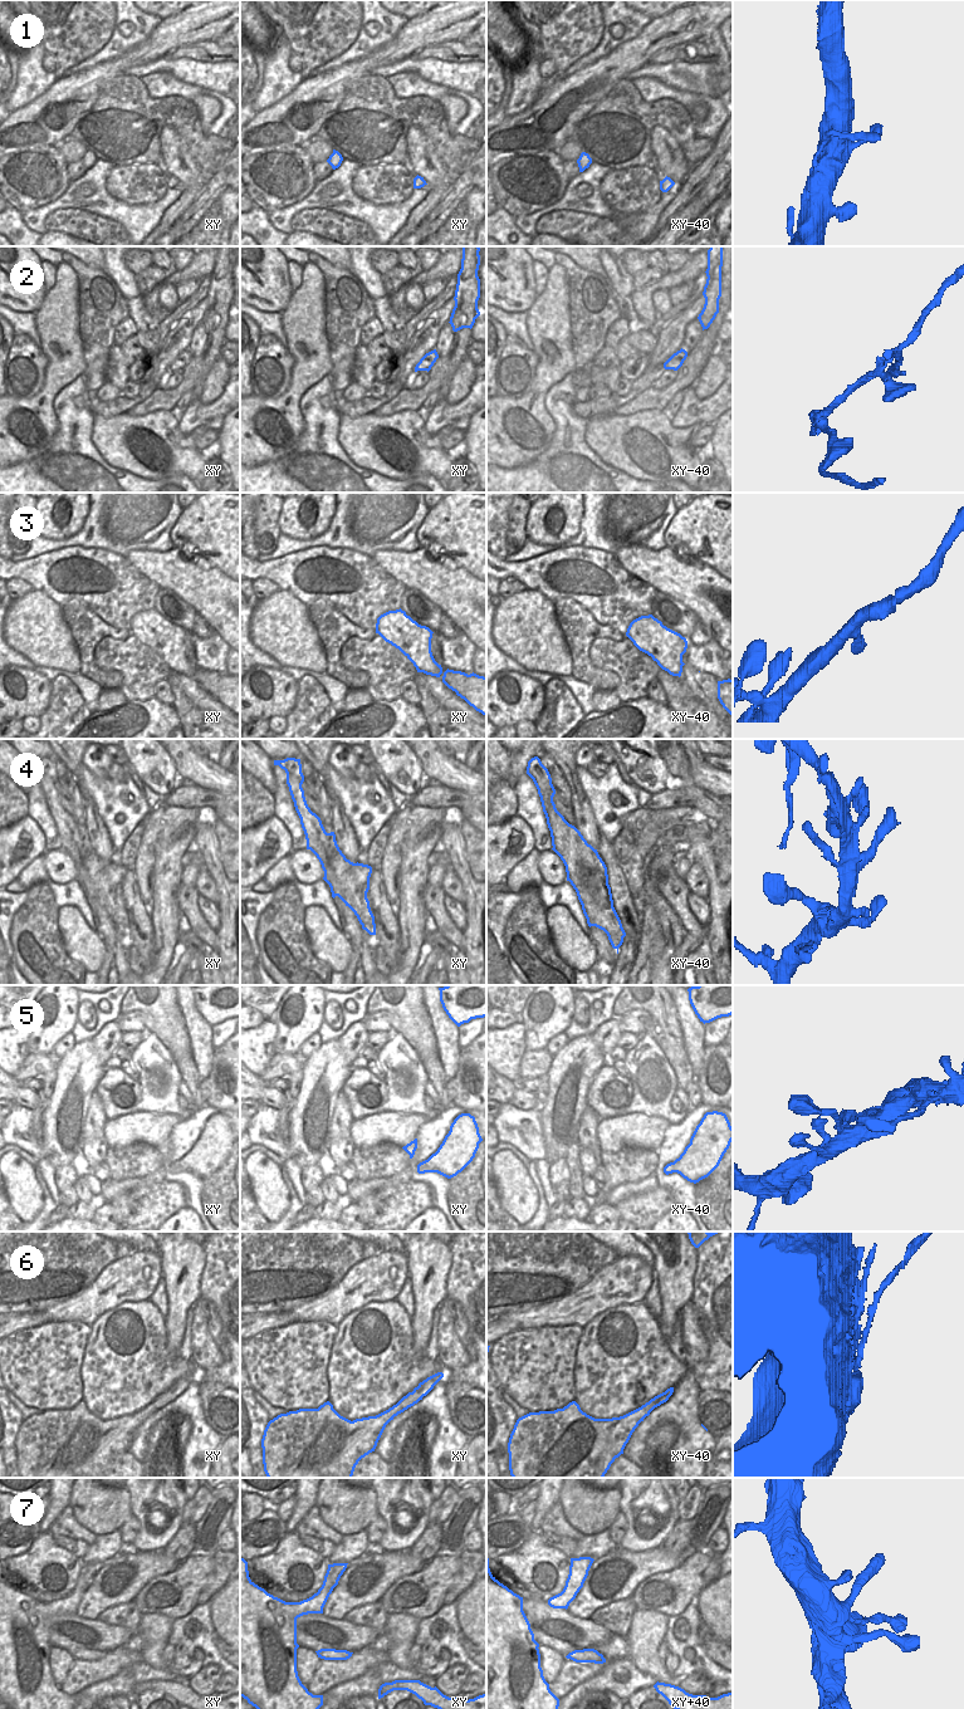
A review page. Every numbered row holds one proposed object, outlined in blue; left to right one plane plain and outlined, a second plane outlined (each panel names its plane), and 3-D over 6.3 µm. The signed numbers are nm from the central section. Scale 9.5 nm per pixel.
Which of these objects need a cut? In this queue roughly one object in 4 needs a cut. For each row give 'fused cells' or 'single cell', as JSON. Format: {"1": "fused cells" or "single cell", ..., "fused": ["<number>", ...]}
{"1": "single cell", "2": "fused cells", "3": "single cell", "4": "single cell", "5": "single cell", "6": "fused cells", "7": "single cell", "fused": ["2", "6"]}

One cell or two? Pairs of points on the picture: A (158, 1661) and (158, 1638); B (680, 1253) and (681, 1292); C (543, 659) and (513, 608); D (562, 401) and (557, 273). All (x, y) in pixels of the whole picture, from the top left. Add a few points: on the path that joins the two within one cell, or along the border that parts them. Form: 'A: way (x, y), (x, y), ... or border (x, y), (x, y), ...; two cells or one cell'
A: way (157, 1655), (157, 1644); one cell
B: way (680, 1263), (680, 1282); one cell
C: way (541, 646), (524, 627), (524, 621); one cell
D: border (573, 371), (568, 372), (548, 391), (544, 406); two cells

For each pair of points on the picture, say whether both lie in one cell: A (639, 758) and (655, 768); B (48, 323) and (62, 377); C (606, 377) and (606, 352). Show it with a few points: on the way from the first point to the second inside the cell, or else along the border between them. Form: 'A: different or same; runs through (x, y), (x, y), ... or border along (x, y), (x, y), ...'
A: same; runs through (642, 762), (651, 768)
B: same; runs through (49, 337), (49, 348), (62, 363)
C: same; runs through (606, 371), (603, 367), (606, 358)

